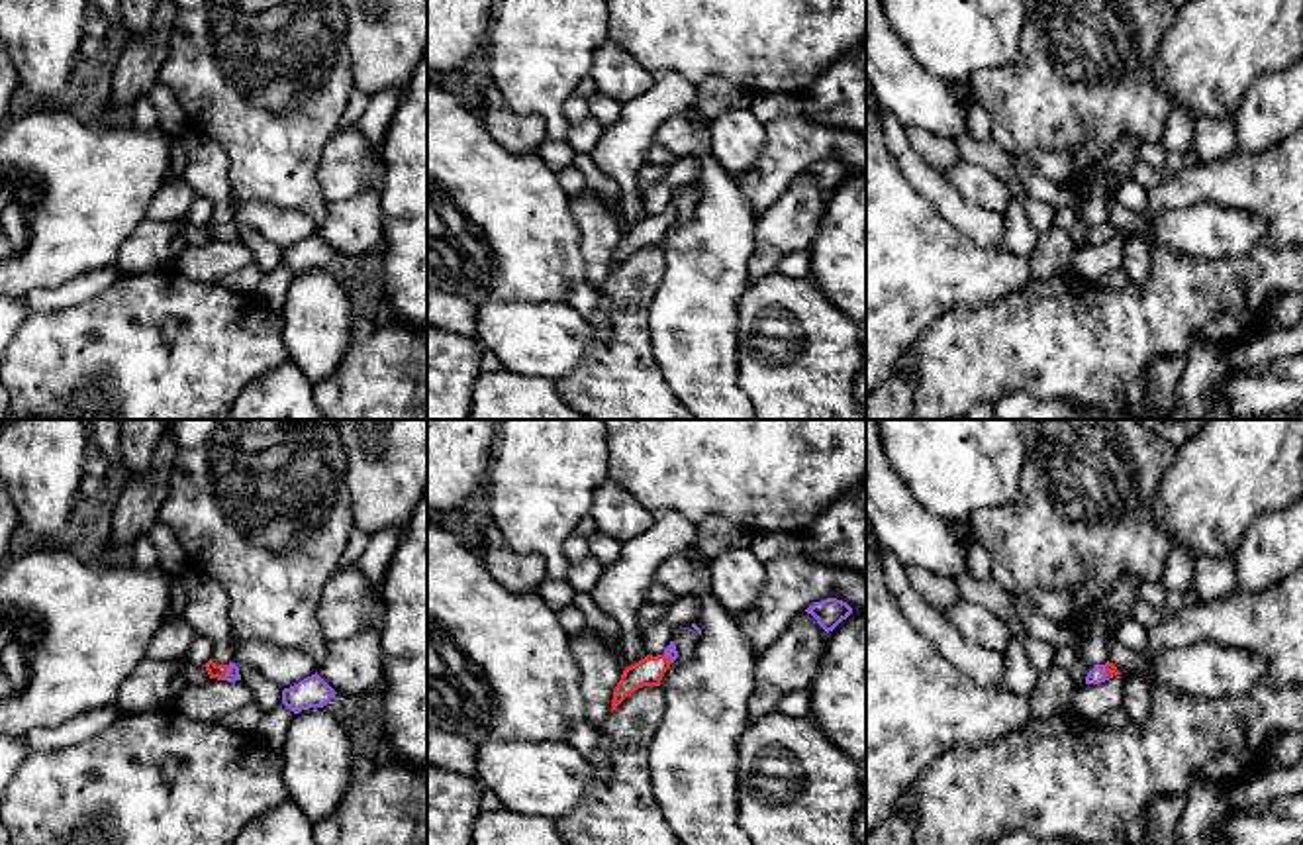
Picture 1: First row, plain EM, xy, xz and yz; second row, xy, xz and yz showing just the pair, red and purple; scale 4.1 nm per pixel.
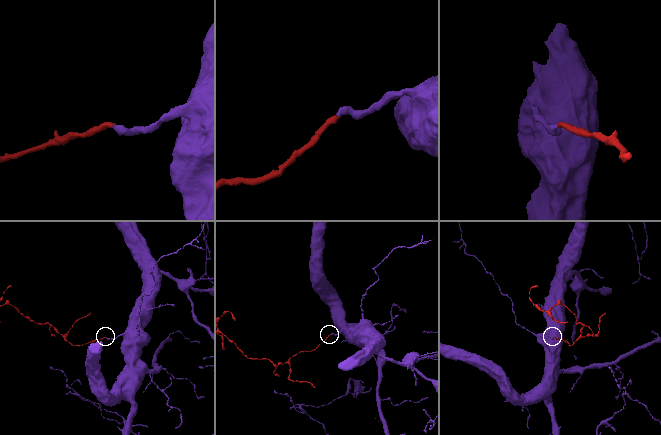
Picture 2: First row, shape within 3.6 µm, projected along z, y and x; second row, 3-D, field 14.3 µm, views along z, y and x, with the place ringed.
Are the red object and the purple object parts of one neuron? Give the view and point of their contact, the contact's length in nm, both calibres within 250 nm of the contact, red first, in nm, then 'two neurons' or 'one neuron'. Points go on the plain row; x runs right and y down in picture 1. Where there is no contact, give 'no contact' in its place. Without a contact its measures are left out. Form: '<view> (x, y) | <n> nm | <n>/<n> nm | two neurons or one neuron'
xy (226, 232) | 70 nm | 60/60 nm | one neuron

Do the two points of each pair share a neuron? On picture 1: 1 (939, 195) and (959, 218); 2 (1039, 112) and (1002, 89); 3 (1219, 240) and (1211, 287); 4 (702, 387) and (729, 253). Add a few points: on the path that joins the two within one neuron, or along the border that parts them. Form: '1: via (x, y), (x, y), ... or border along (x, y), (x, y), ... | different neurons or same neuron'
1: via (945, 200), (957, 212) | same neuron
2: via (1029, 102), (1012, 93) | same neuron
3: border along (1256, 242), (1245, 253), (1217, 259), (1170, 249) | different neurons
4: via (702, 353), (702, 287) | same neuron

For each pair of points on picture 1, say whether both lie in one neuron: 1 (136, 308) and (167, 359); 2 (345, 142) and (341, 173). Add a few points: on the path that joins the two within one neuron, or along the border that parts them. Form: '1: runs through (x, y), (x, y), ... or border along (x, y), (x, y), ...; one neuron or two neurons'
1: runs through (142, 320), (155, 347); one neuron
2: runs through (345, 149), (345, 165); one neuron

